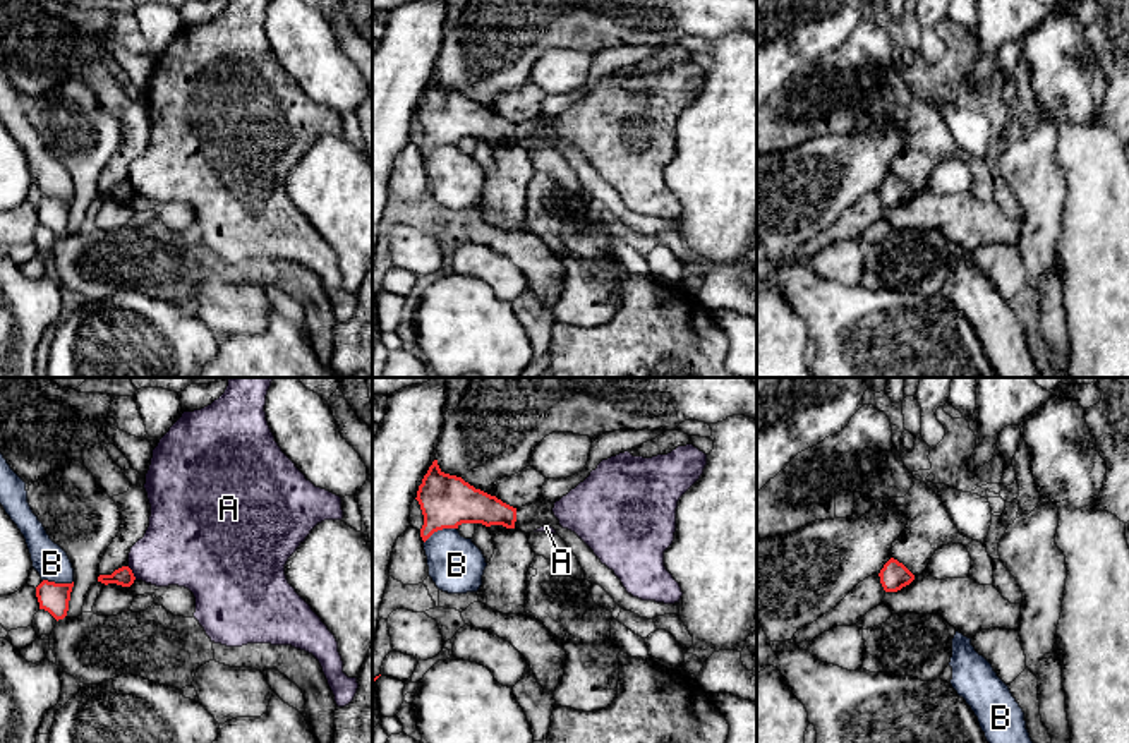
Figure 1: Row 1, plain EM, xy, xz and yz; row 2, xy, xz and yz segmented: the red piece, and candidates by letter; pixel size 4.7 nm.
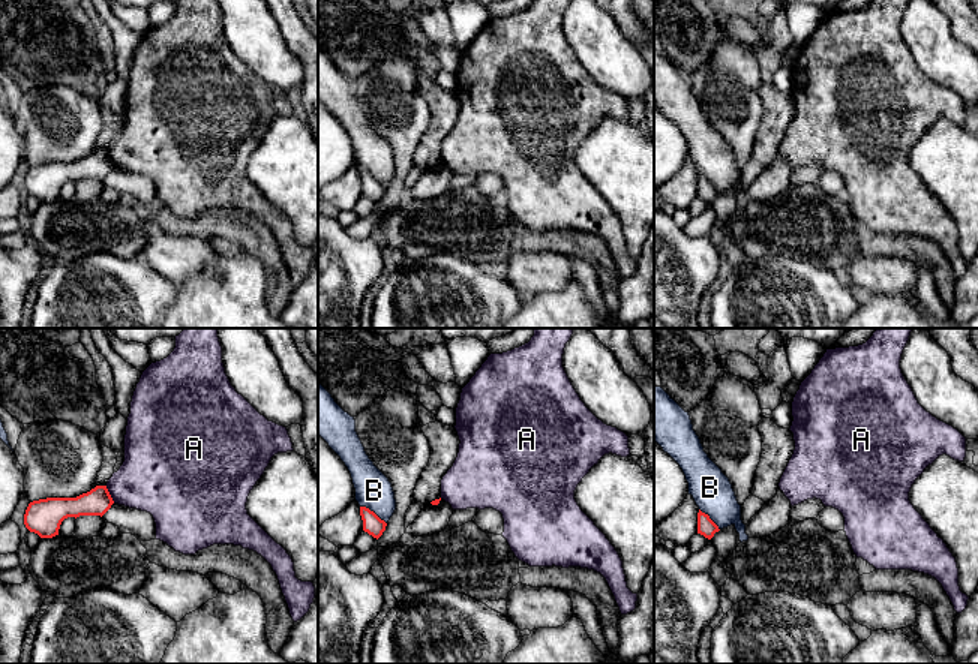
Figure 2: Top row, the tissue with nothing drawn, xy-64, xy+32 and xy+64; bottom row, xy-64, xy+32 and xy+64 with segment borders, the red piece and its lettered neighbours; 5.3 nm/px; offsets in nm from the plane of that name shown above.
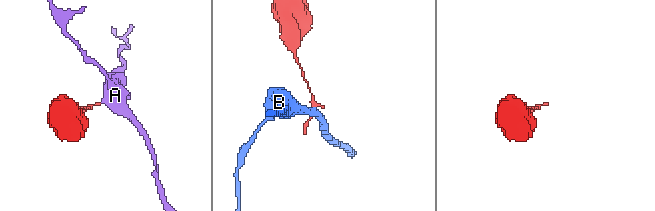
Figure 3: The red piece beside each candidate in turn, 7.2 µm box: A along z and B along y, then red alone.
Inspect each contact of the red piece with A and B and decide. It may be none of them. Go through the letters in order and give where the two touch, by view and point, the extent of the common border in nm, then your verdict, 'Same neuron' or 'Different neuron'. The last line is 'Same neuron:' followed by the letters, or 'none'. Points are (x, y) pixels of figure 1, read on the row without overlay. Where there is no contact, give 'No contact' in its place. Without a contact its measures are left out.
A: Touches red at xy (131, 187). Shared border 80 nm. Different neuron
B: Touches red at xz (440, 144). Shared border 170 nm. Different neuron
Same neuron: none

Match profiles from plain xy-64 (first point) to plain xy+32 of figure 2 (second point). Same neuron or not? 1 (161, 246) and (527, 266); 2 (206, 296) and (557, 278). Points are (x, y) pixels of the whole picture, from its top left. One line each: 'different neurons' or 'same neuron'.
1: same neuron
2: different neurons

